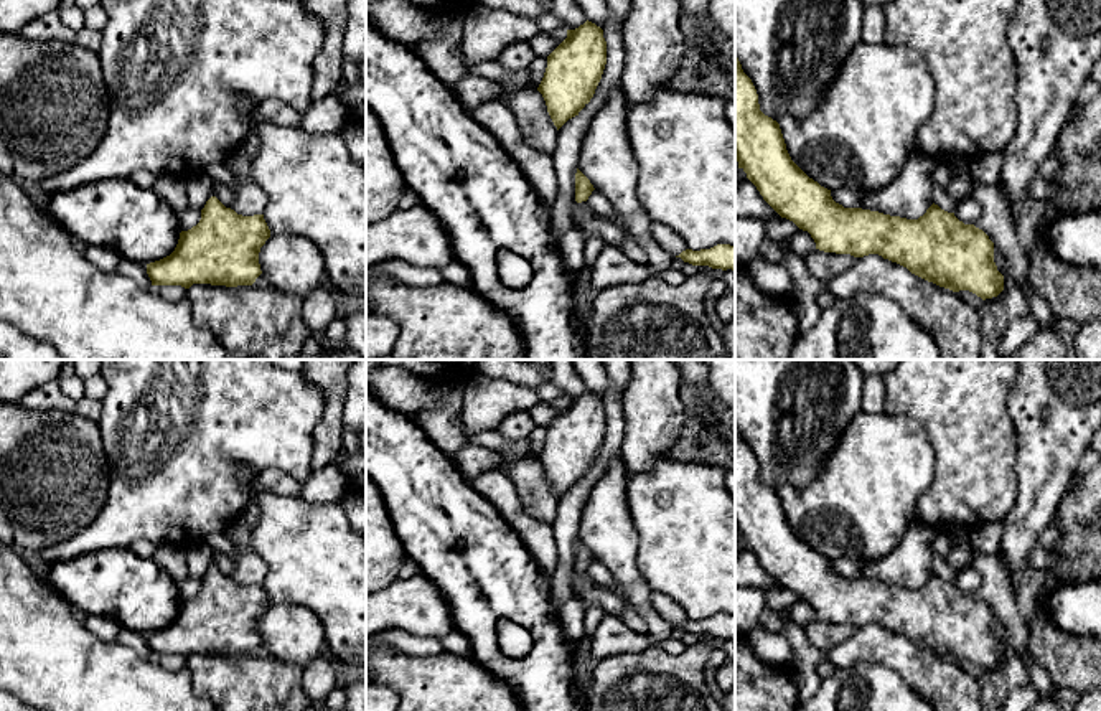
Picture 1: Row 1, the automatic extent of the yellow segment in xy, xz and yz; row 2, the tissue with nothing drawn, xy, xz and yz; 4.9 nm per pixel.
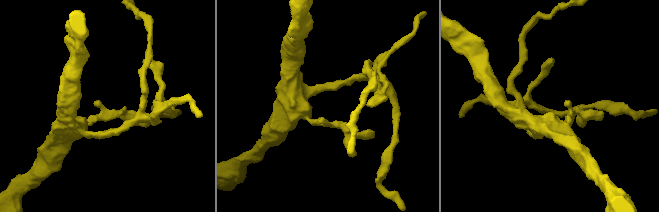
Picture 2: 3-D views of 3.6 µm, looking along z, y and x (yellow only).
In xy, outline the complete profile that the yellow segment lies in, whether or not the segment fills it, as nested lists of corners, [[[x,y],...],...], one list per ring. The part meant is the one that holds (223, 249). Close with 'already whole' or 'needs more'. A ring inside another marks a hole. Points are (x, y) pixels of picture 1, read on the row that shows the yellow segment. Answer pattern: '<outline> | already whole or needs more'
[[[211,196],[201,210],[199,223],[180,233],[178,244],[170,256],[147,264],[147,274],[152,285],[181,285],[185,289],[190,289],[193,284],[252,285],[262,274],[259,252],[269,238],[270,229],[264,214],[237,214],[216,196]]] | already whole

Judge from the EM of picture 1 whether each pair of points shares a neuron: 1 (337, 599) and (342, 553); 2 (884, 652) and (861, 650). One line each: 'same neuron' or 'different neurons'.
1: same neuron
2: same neuron

